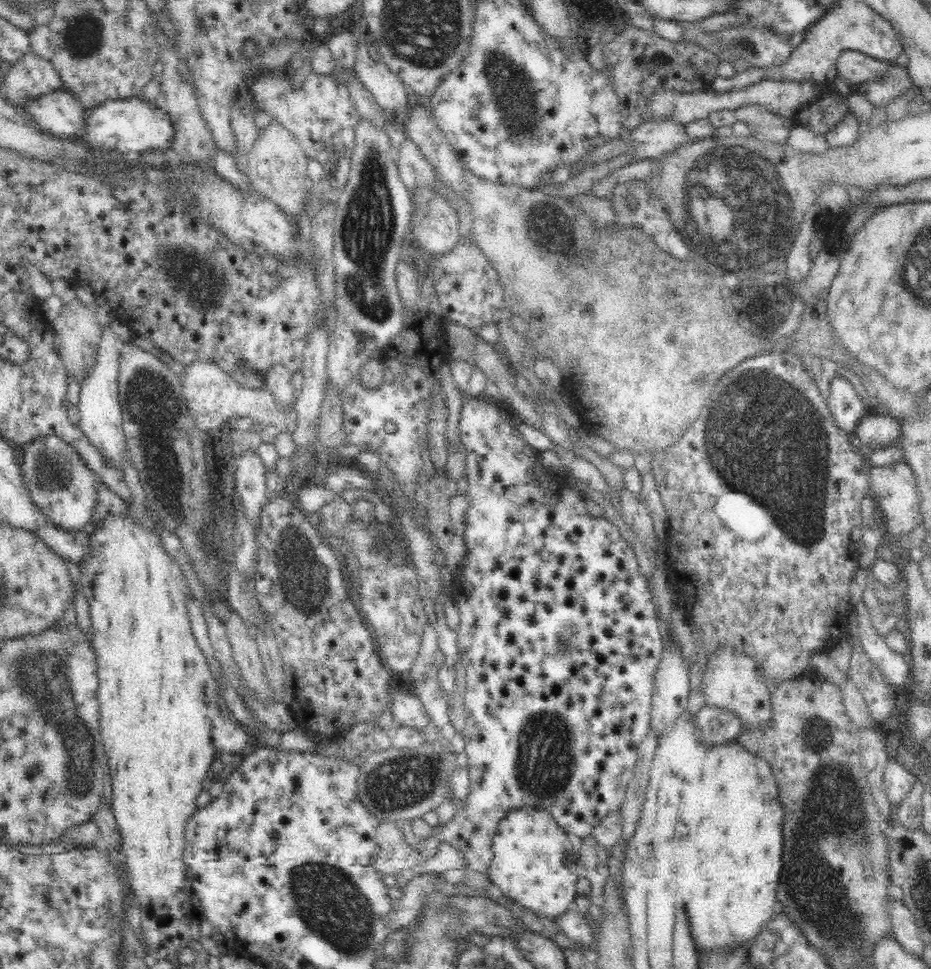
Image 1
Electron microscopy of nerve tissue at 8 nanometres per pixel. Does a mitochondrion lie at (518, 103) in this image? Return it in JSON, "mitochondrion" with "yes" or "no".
{"mitochondrion":"yes"}

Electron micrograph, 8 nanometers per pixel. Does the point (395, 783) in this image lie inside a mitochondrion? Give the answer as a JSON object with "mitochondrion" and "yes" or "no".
{"mitochondrion":"yes"}

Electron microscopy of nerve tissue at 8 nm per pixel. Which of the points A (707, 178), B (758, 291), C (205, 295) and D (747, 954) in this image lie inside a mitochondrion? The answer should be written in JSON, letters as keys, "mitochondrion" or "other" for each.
{"A":"mitochondrion","B":"mitochondrion","C":"mitochondrion","D":"other"}

